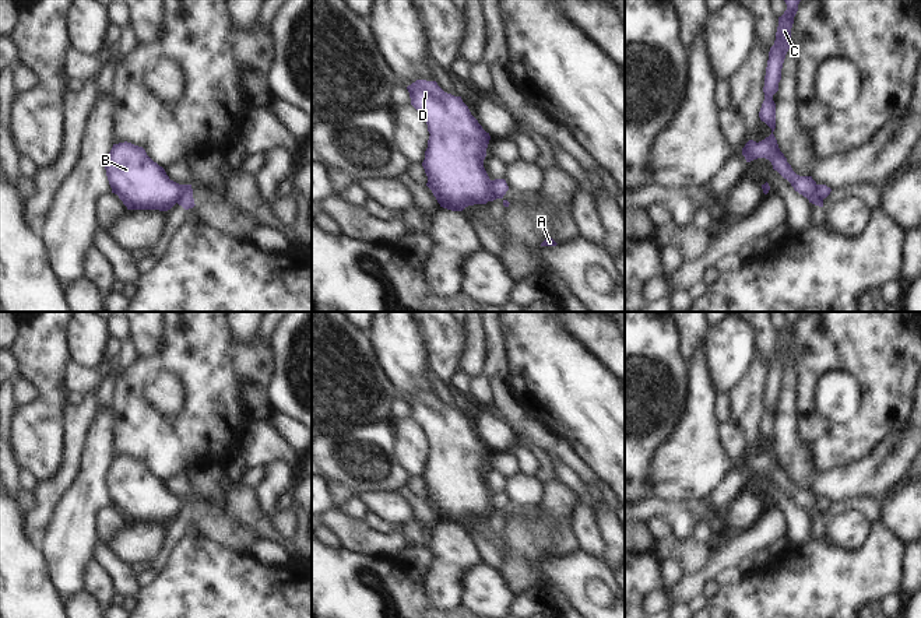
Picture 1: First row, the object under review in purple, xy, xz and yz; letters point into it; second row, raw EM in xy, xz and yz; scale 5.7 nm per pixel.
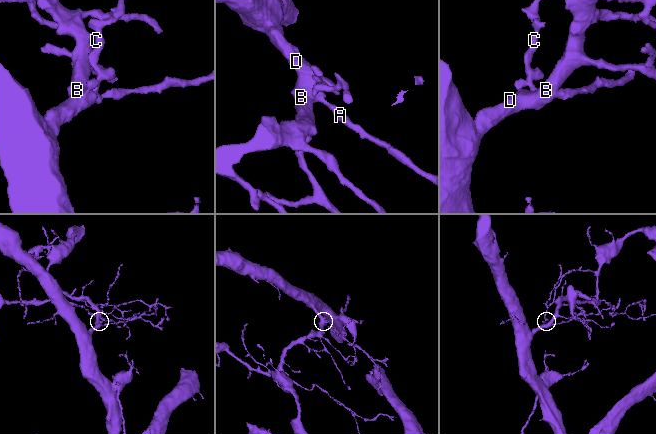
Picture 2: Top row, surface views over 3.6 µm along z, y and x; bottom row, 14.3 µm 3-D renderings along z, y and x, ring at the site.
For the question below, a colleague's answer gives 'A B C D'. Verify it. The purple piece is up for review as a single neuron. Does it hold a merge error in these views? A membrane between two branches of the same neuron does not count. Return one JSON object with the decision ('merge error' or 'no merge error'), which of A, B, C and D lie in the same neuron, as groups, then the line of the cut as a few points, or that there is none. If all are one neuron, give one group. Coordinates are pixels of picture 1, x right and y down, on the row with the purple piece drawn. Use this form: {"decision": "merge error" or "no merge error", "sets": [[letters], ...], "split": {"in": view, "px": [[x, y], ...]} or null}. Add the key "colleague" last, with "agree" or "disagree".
{"decision": "merge error", "sets": [["A", "B", "D"], ["C"]], "split": {"in": "xz", "px": [[491, 181], [491, 192], [502, 197]]}, "colleague": "disagree"}

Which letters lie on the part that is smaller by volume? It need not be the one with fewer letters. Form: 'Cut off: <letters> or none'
Cut off: C

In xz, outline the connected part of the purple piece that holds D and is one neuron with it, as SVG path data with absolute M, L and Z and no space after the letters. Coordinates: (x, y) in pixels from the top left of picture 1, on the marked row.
M416 80L407 87L411 105L423 116L428 131L428 148L422 166L428 176L426 186L432 190L440 207L451 211L463 211L468 206L486 204L496 199L509 201L492 194L492 180L489 179L484 159L491 140L478 120L471 115L461 96L444 92L436 81Z

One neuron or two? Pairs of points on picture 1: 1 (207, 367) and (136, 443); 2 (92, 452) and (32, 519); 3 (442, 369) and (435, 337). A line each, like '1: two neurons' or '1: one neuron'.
1: one neuron
2: two neurons
3: one neuron

